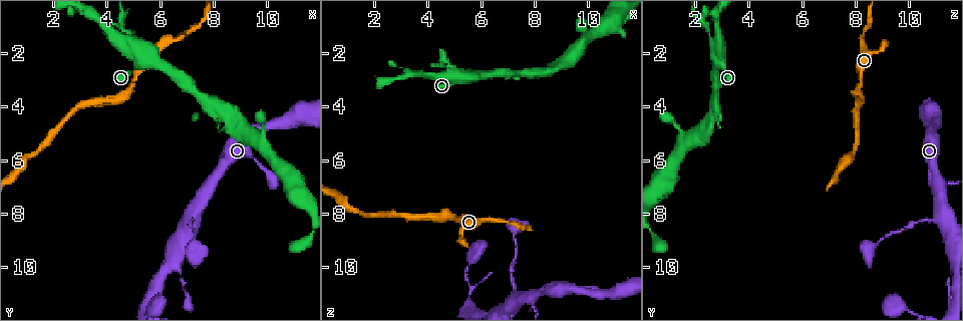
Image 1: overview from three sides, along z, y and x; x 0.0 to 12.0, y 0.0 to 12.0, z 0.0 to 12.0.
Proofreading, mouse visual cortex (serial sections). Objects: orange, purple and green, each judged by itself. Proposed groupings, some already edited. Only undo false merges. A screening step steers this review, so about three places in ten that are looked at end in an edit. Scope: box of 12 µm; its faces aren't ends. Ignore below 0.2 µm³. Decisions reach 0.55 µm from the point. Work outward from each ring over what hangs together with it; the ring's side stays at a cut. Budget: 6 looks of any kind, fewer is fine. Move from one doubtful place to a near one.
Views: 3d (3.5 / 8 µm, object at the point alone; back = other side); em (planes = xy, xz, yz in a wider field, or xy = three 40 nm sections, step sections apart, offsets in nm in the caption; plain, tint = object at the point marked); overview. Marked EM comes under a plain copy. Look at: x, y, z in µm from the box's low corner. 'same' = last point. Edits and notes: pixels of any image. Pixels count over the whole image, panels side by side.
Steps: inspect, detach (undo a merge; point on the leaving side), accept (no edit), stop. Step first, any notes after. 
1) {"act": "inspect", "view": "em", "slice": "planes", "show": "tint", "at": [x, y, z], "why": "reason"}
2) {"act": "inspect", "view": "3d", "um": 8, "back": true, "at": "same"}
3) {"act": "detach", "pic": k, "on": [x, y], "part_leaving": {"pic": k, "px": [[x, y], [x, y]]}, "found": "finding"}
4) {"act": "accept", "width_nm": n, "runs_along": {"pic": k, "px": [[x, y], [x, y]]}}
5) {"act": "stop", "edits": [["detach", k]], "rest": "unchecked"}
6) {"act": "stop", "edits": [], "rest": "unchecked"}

{"act": "inspect", "view": "3d", "um": 8, "at": [4.8, 1.6, 2.9], "why": "thin neck"}

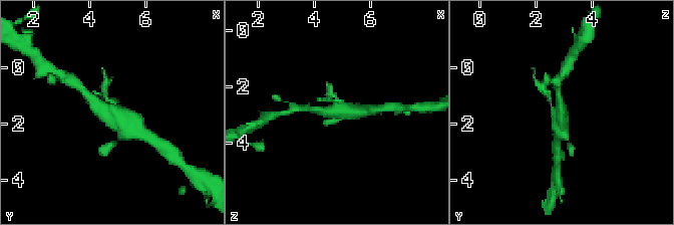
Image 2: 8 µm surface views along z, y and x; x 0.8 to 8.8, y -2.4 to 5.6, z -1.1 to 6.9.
{"act": "inspect", "view": "em", "slice": "xy", "step": 2, "show": "tint", "at": [4.9, 1.6, 2.9], "arms": 3, "arm_widths_nm": [150, 250, 350]}

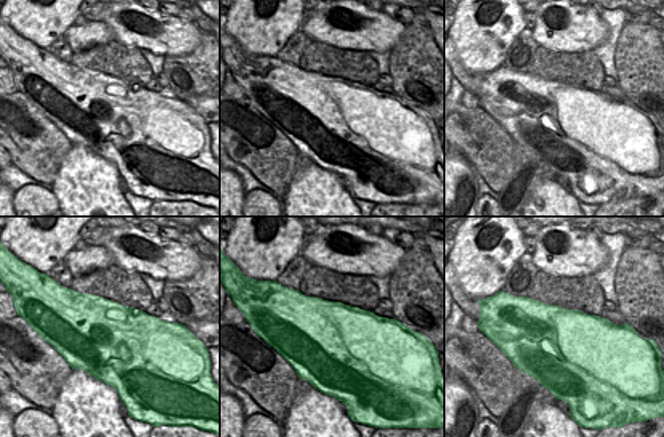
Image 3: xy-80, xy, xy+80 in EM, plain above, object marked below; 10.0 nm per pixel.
{"act": "accept", "runs_along": {"pic": 2, "px": [[120, 137], [122, 121], [88, 97]]}, "found": "one cell here"}

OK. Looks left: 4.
{"act": "inspect", "view": "3d", "um": 3.5, "at": [6.3, 1.6, 8.3], "why": "calibre changes"}

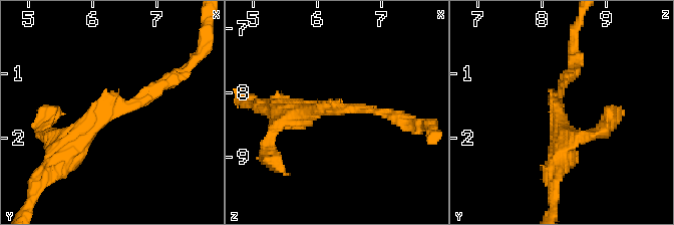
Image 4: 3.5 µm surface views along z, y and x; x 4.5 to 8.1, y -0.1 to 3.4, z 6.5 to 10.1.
{"act": "inspect", "view": "em", "slice": "xy", "step": 2, "show": "tint", "at": [6.30, 1.55, 8.25], "arm_widths_nm": [150, 400]}

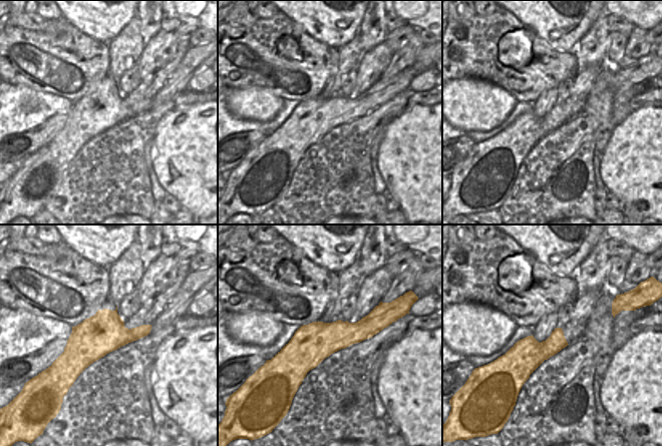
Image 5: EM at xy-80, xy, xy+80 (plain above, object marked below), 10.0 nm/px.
{"act": "accept", "width_nm": 400, "runs_along": {"pic": 5, "px": [[381, 325], [281, 355]]}, "found": "one cell here"}

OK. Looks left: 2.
{"act": "stop", "edits": [], "rest": "unchecked"}

